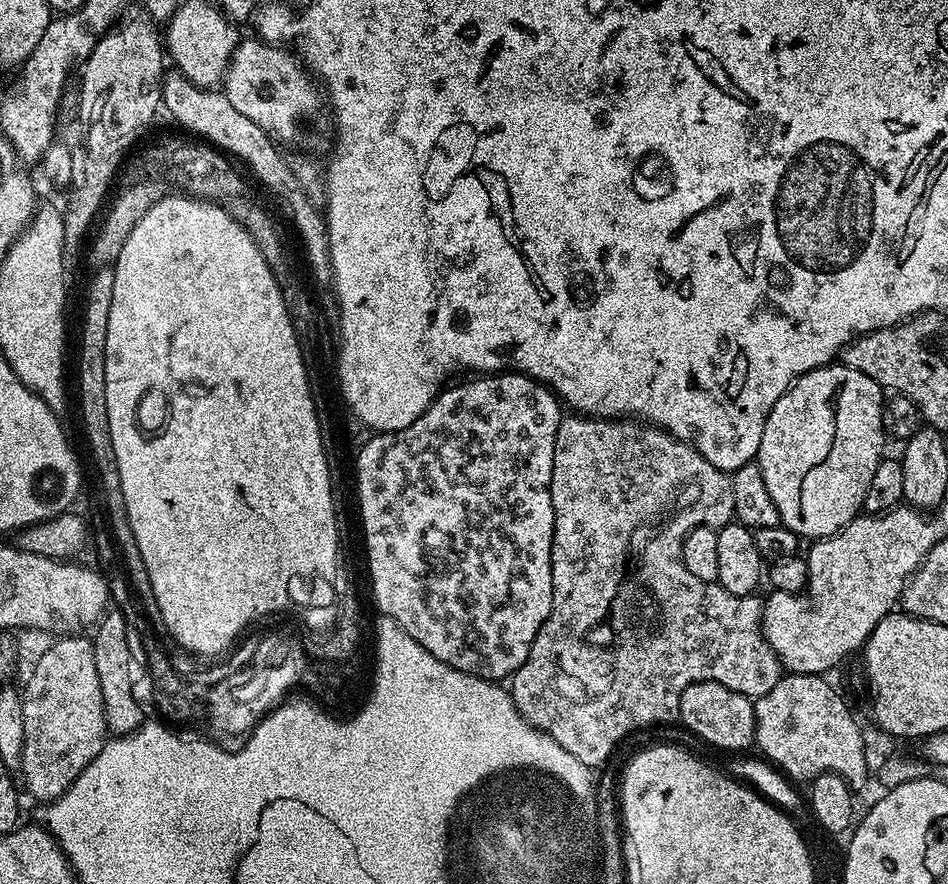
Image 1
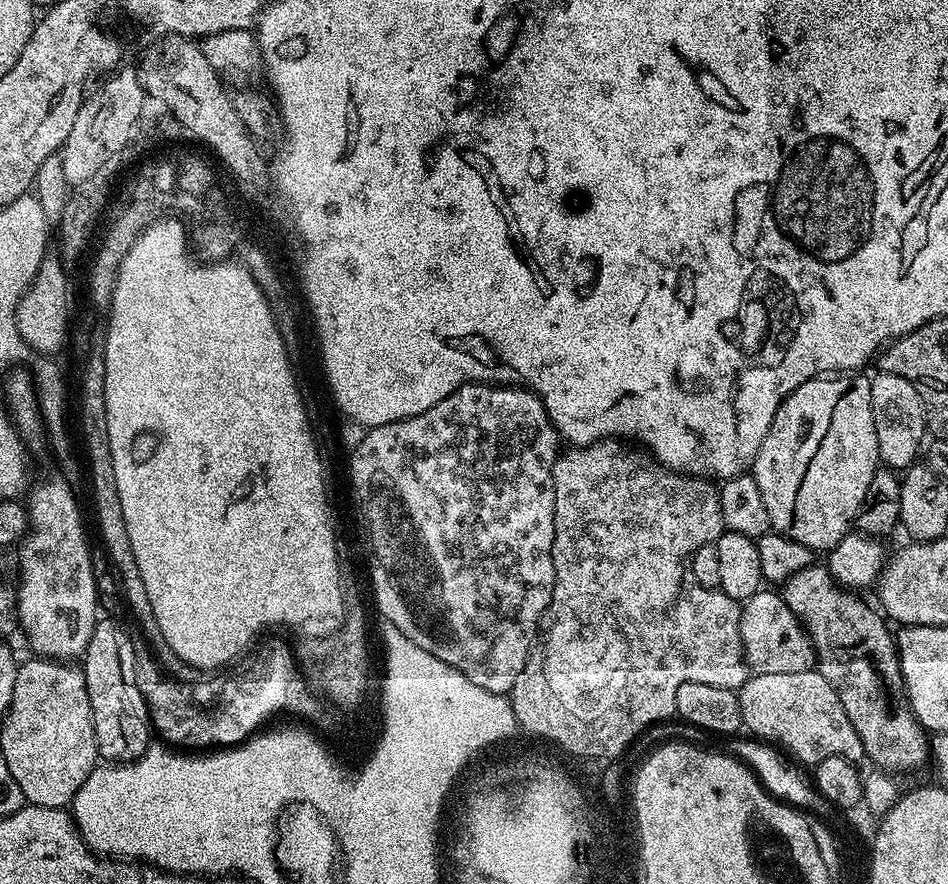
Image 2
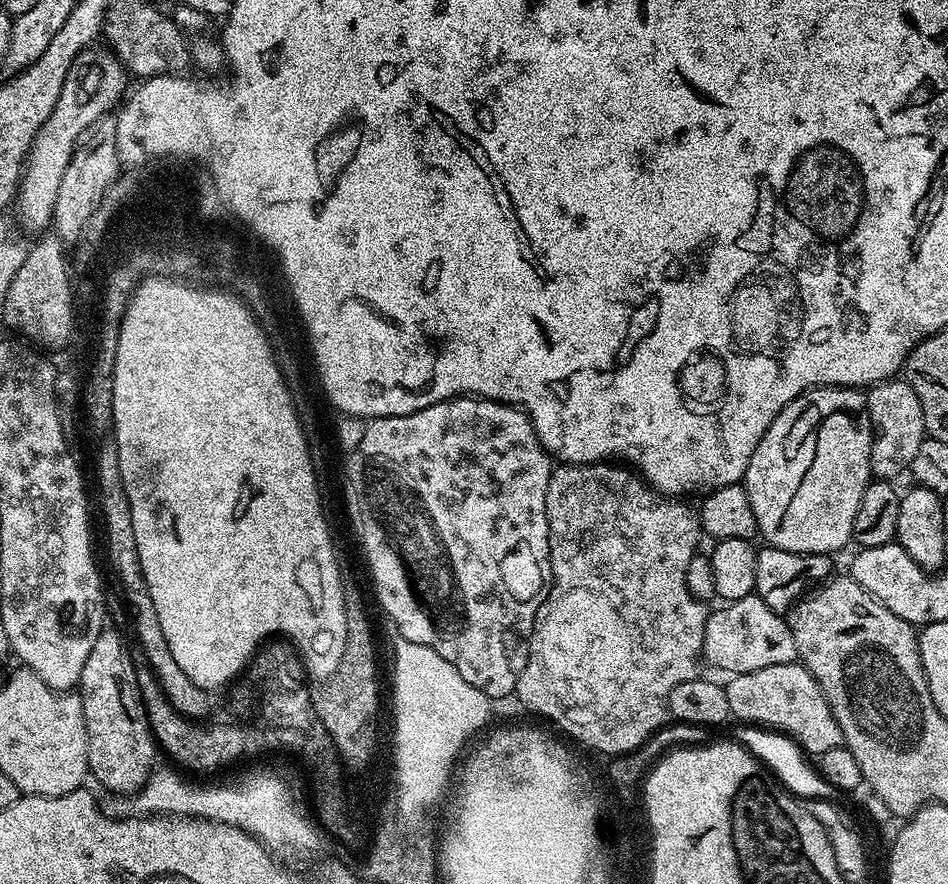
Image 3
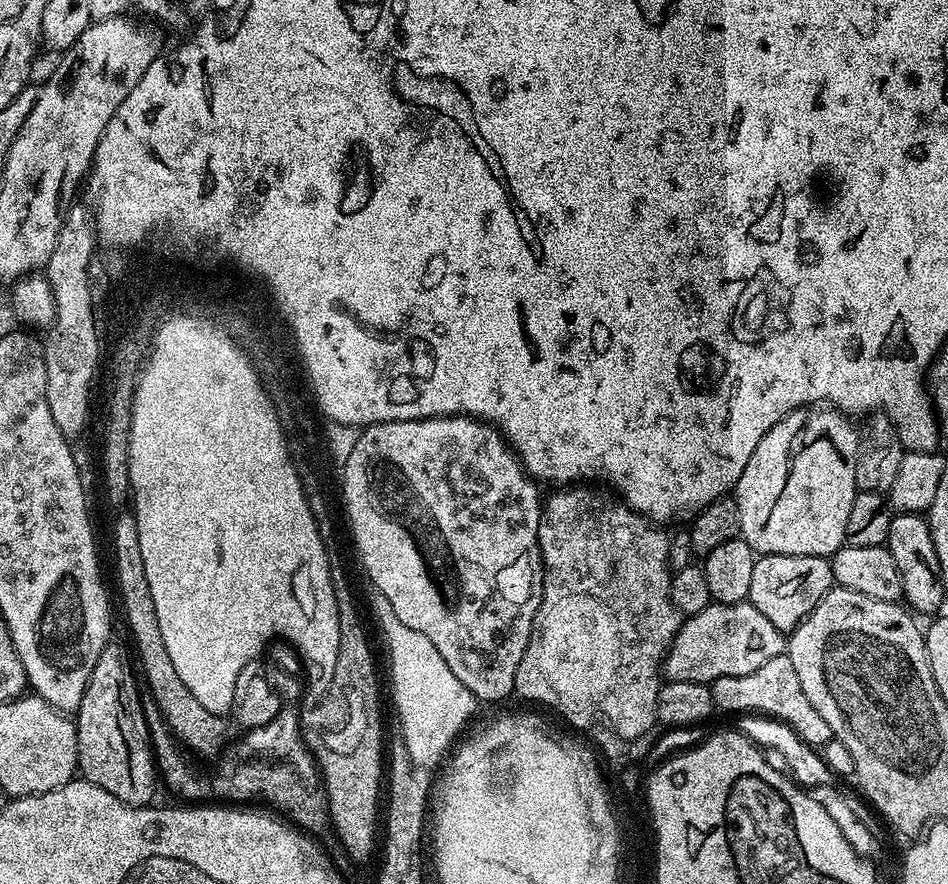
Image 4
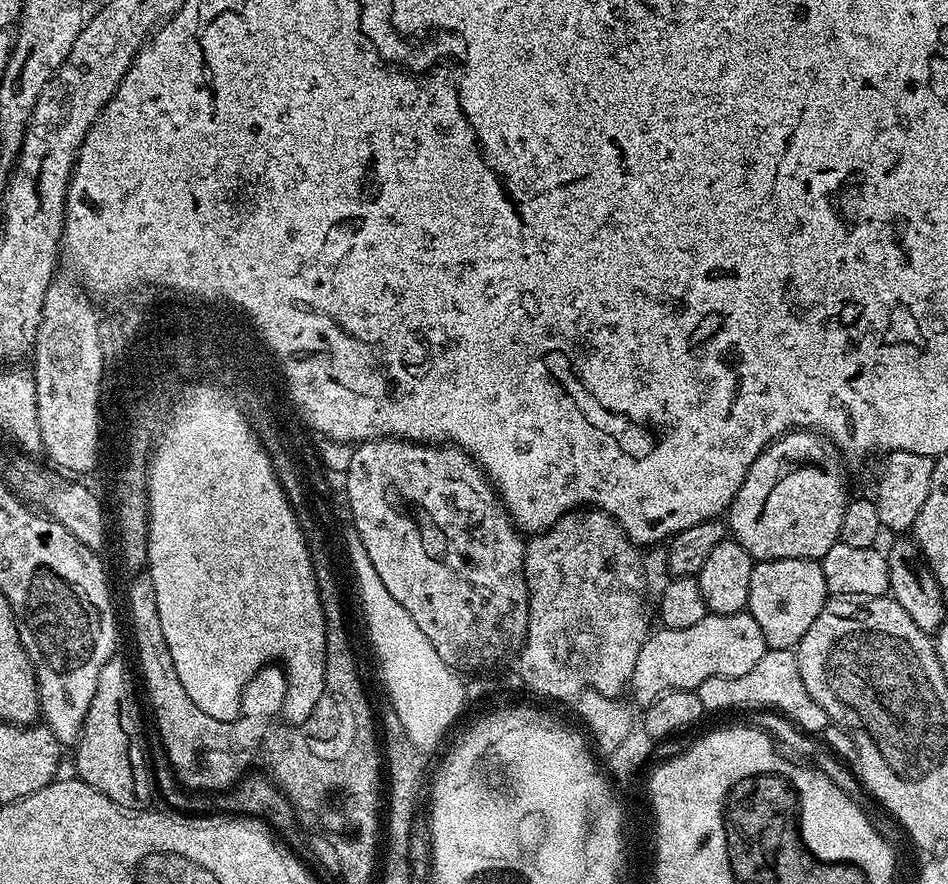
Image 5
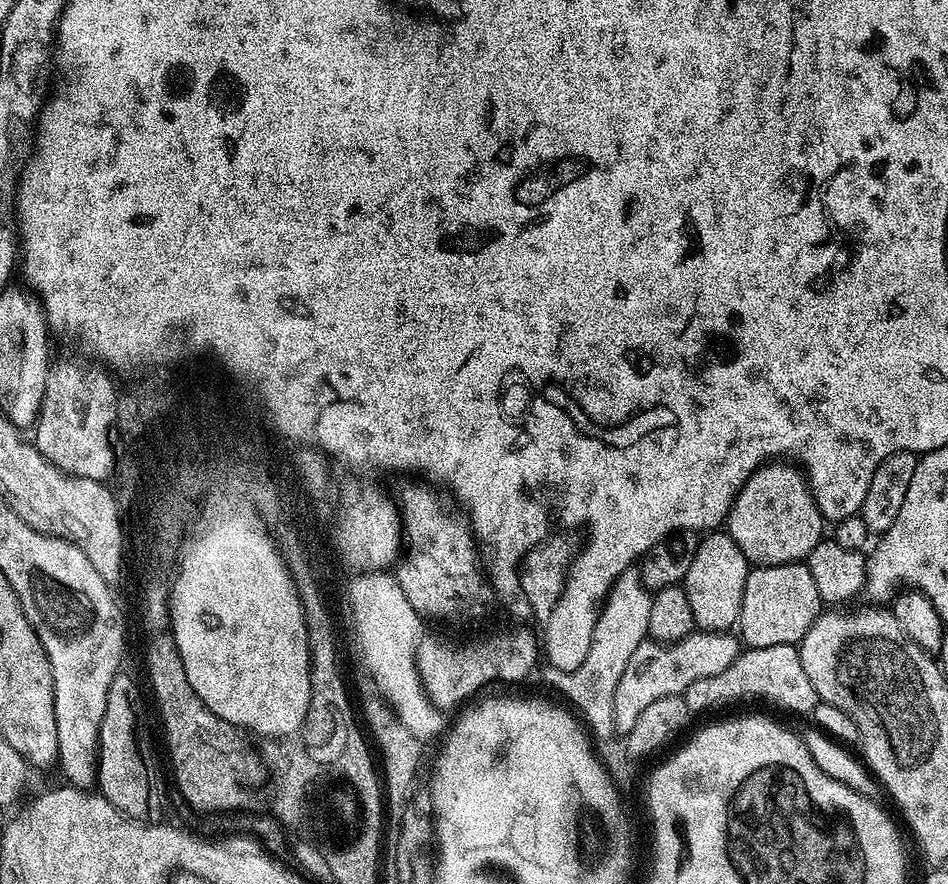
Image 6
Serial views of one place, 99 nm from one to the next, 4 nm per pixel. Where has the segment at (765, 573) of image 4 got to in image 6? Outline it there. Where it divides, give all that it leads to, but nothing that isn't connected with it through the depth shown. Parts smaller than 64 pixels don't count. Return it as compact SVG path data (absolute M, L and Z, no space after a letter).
M807 563L753 567L746 578L746 590L742 590L738 636L749 648L799 645L821 611L818 586L814 586Z

